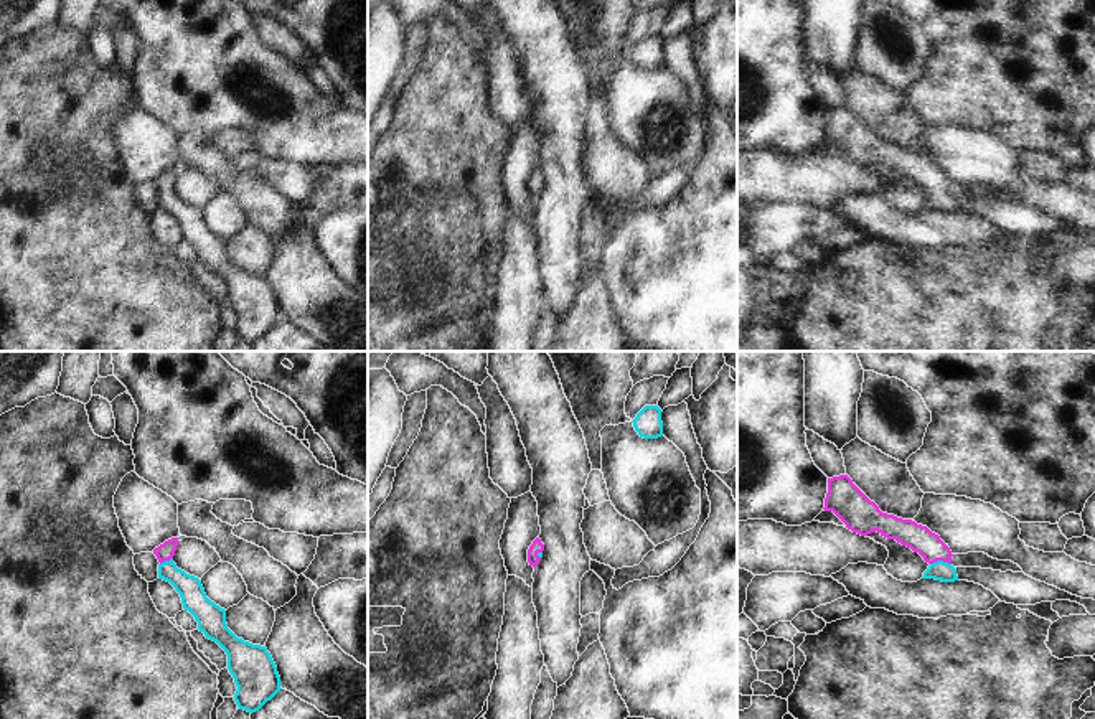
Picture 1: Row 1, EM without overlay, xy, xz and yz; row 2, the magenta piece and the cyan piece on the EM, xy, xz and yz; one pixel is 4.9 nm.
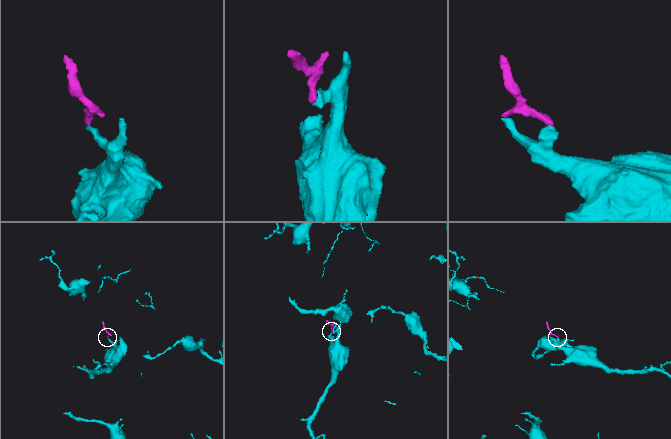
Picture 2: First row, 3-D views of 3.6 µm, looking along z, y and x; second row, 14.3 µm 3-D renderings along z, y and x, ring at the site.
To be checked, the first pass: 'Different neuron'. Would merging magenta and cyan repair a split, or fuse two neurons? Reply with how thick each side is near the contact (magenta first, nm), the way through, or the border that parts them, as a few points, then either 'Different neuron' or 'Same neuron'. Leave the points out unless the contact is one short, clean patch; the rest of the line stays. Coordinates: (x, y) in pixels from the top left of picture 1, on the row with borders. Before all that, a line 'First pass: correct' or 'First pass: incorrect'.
First pass: incorrect
Thickness 130 nm (magenta) against 100 nm. Path across: yz (919, 538), (940, 559), (942, 571). Same neuron

